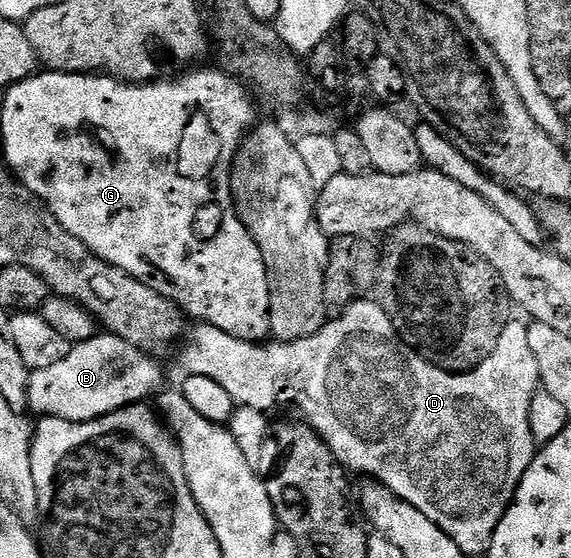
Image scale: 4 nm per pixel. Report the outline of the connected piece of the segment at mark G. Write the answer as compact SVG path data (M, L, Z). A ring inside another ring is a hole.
M189 69L186 75L181 75L178 79L158 78L156 81L143 83L122 83L119 87L113 87L112 83L105 83L105 91L97 91L97 95L113 95L113 99L85 99L85 91L81 91L81 123L93 123L93 131L89 131L89 135L93 135L93 143L81 143L81 147L89 147L89 151L85 151L85 155L81 155L81 159L85 159L85 163L81 163L81 171L69 171L69 179L73 179L73 183L61 183L61 187L57 187L57 183L53 183L53 187L45 187L45 191L49 191L49 195L53 195L53 199L49 199L46 207L59 221L59 225L63 225L63 229L67 229L67 233L71 233L71 237L79 237L79 241L83 241L83 245L87 245L87 249L91 249L91 253L95 253L103 261L107 261L113 267L123 269L123 273L127 273L131 277L135 277L139 281L143 281L143 285L147 285L151 289L155 289L161 295L166 295L172 303L177 304L190 320L200 321L202 323L210 323L215 329L223 329L223 333L227 333L236 339L242 339L248 343L261 343L270 338L269 329L269 282L267 281L267 269L263 265L263 253L259 253L259 245L251 237L251 233L243 225L243 221L237 216L237 204L233 202L233 190L231 189L231 173L233 172L233 159L237 156L237 151L241 147L241 140L249 134L251 128L258 122L259 116L253 108L253 103L249 100L246 84L242 80L232 76L224 69L218 71L193 71L197 69Z

